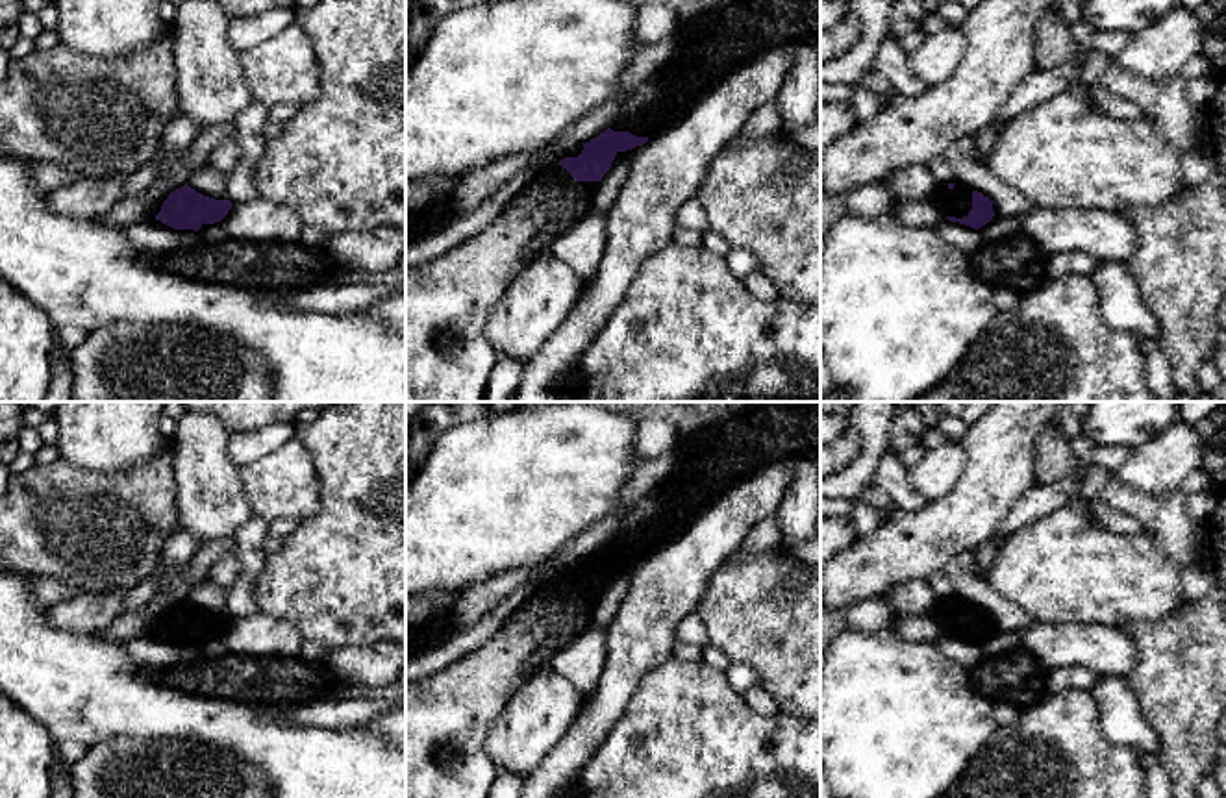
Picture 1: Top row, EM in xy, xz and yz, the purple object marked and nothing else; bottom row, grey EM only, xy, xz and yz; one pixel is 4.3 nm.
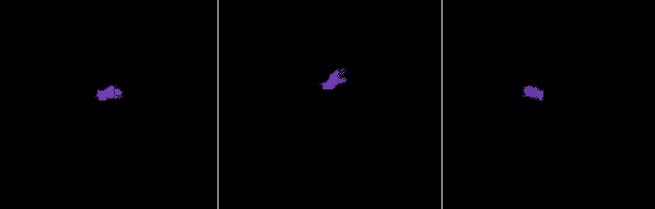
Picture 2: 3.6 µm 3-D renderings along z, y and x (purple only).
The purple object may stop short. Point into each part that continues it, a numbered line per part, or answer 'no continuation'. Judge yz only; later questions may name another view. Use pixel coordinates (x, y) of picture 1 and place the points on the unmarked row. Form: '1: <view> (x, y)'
1: yz (956, 617)

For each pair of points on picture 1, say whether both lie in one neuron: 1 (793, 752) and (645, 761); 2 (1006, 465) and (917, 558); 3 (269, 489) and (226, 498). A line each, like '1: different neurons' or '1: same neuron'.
1: same neuron
2: same neuron
3: different neurons

